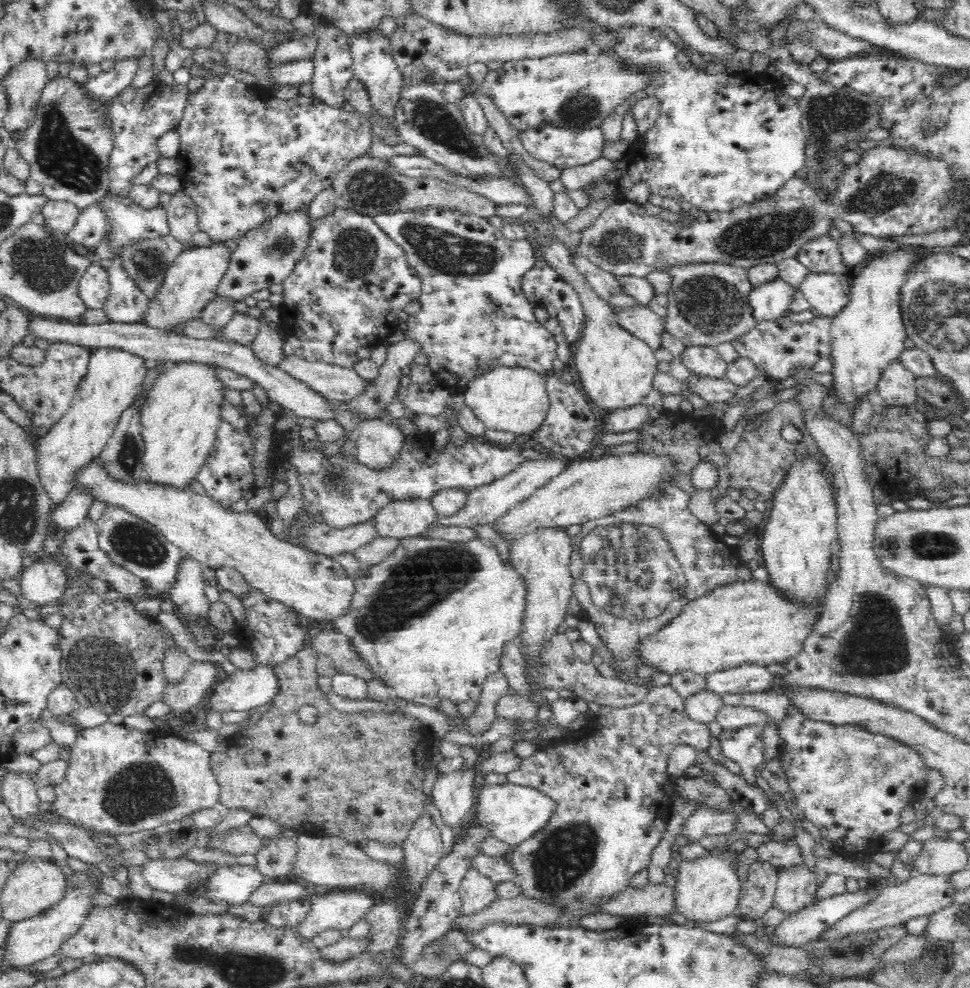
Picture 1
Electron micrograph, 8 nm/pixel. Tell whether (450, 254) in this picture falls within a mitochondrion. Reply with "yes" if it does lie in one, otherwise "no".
yes

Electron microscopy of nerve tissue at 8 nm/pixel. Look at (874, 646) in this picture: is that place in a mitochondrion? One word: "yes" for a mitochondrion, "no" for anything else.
yes

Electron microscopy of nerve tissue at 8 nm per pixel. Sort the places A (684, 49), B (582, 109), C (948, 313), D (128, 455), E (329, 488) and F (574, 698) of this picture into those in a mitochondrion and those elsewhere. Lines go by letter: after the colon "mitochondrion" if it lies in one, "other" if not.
A: other
B: mitochondrion
C: mitochondrion
D: mitochondrion
E: mitochondrion
F: other

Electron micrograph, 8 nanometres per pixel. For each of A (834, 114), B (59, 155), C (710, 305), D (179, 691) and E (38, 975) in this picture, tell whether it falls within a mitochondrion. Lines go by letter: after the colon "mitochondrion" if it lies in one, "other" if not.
A: mitochondrion
B: mitochondrion
C: mitochondrion
D: other
E: other

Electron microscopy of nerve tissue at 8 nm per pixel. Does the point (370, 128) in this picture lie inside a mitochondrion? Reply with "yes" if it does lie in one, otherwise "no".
no

